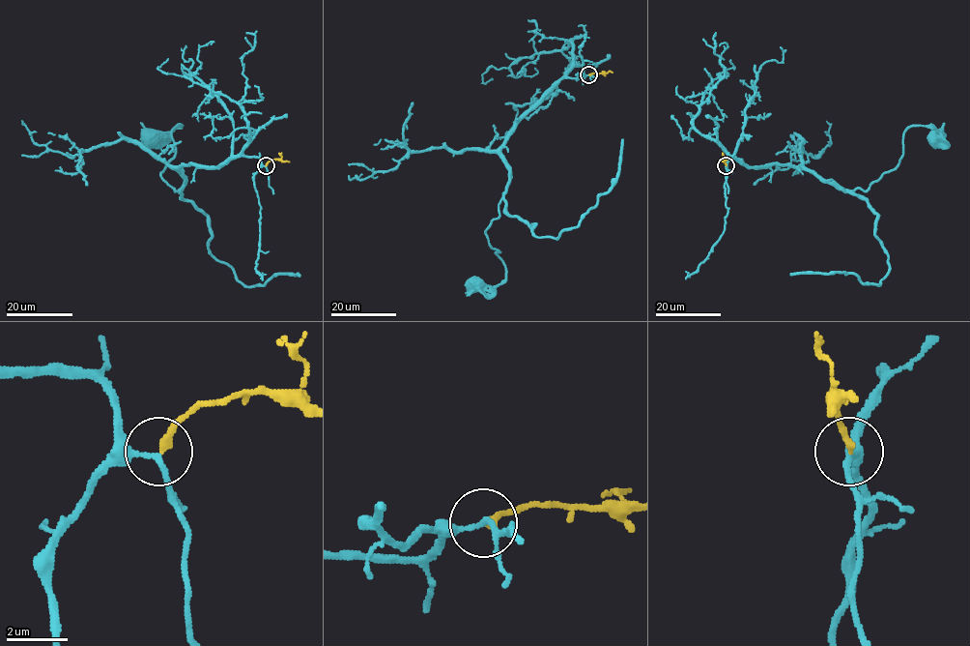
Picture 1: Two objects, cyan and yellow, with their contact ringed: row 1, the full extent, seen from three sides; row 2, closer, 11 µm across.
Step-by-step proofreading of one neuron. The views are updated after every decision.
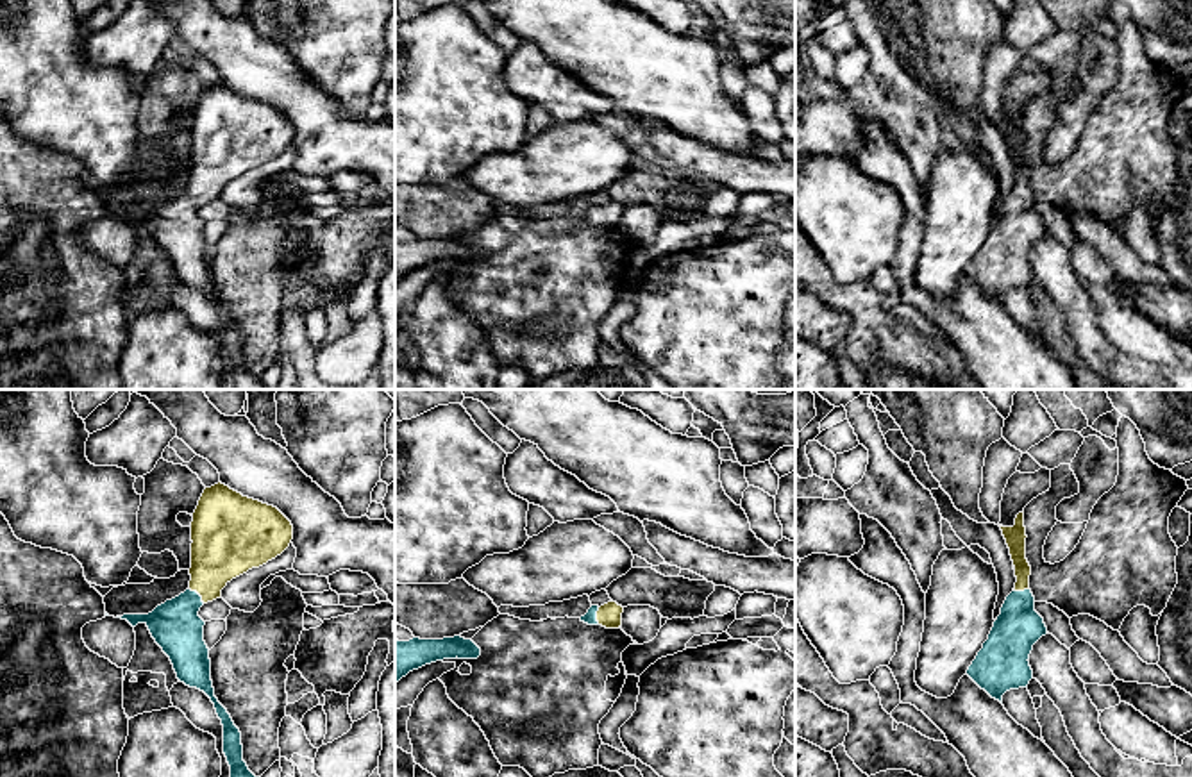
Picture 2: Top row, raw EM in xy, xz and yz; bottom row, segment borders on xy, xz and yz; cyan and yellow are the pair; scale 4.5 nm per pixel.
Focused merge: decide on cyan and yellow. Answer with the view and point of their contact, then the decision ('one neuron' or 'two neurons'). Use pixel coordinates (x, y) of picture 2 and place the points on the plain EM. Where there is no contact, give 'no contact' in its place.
meets cyan in xy at (199, 195); one neuron

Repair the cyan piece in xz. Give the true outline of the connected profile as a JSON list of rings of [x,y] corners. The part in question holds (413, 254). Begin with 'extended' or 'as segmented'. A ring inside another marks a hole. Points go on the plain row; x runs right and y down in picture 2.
as segmented | [[[461,236],[443,239],[395,239],[395,284],[409,272],[443,259],[477,259],[481,248]]]

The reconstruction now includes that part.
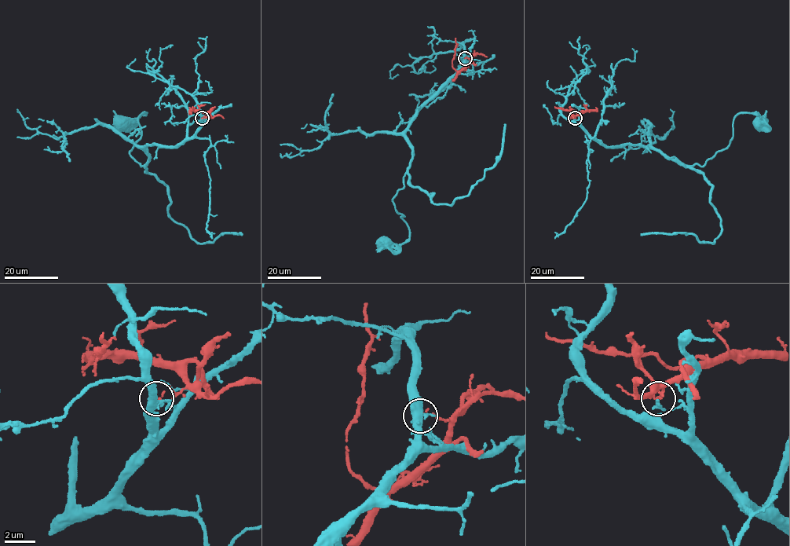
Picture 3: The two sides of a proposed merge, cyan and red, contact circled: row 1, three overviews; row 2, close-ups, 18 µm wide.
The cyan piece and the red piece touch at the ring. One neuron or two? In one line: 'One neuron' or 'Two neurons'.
Two neurons

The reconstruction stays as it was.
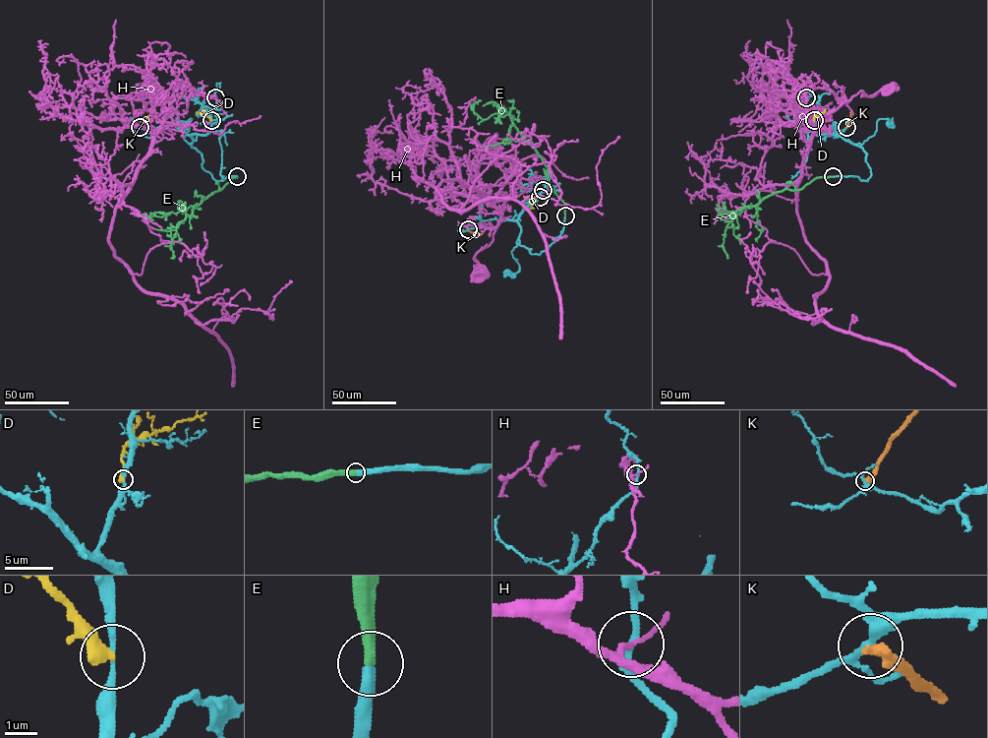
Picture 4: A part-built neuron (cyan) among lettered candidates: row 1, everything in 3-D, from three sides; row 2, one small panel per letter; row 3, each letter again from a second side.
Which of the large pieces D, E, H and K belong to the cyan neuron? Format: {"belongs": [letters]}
{"belongs": ["E"]}

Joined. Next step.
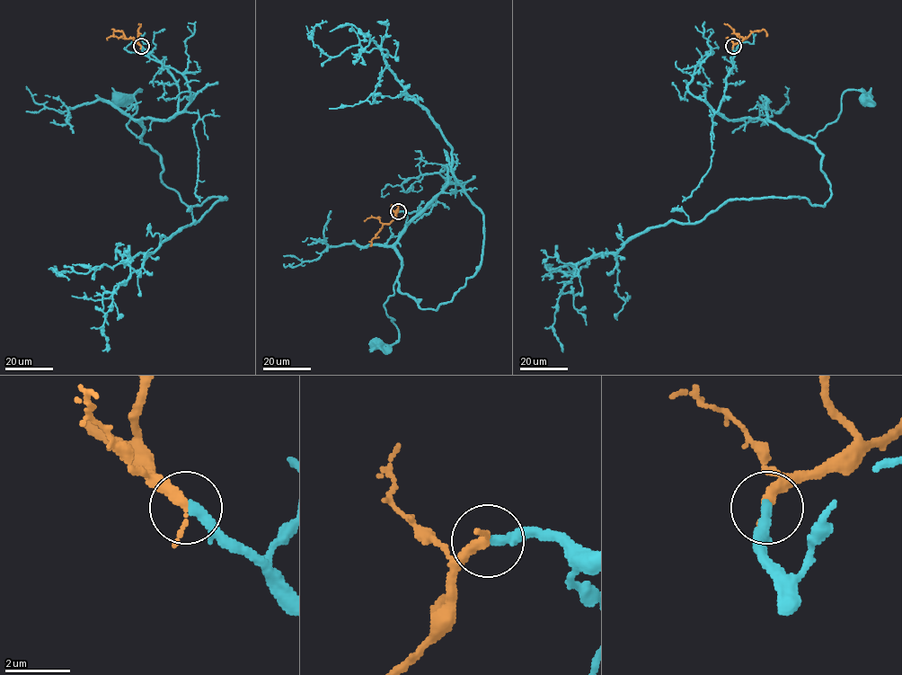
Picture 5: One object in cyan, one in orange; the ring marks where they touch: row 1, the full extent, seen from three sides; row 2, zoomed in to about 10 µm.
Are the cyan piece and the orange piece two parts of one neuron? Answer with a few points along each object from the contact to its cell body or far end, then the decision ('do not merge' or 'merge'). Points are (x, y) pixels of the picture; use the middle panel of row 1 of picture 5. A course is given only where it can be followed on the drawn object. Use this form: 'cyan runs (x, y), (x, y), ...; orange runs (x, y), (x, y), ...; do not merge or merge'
cyan runs (399, 211), (422, 211), (436, 196), (395, 246), (401, 270), (384, 305), (399, 340), (377, 343); orange runs (398, 211), (390, 223), (384, 224), (370, 245); merge

